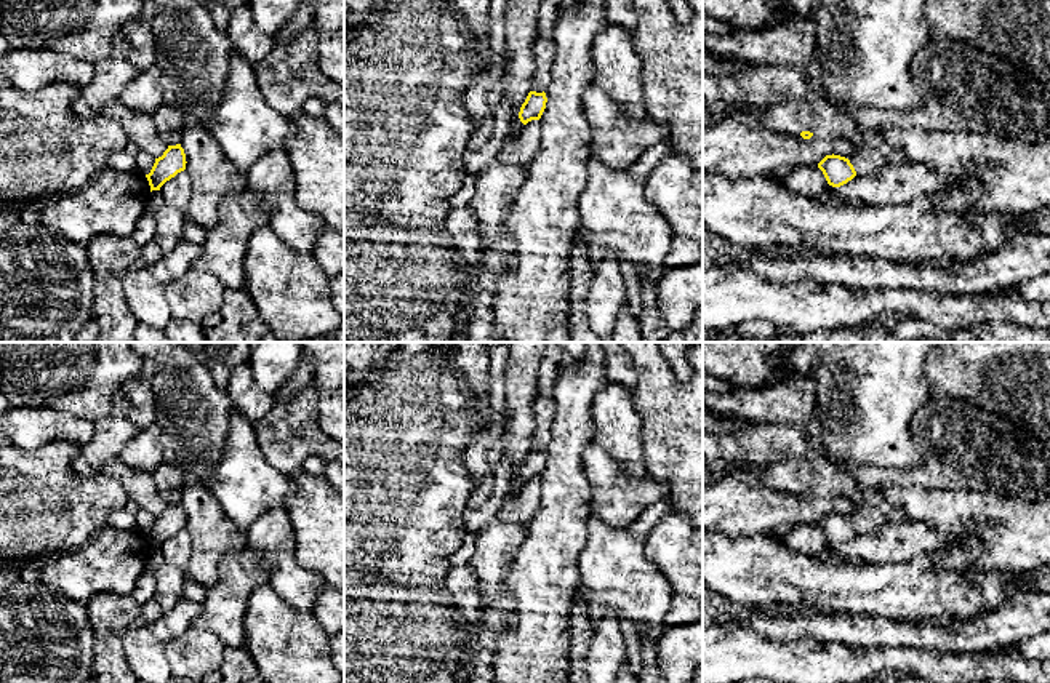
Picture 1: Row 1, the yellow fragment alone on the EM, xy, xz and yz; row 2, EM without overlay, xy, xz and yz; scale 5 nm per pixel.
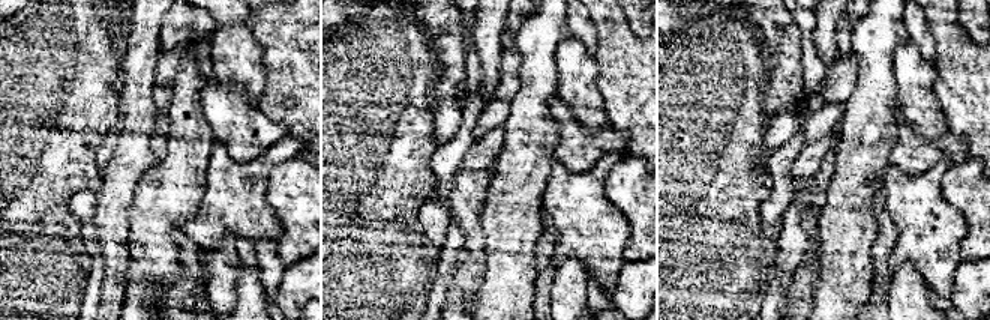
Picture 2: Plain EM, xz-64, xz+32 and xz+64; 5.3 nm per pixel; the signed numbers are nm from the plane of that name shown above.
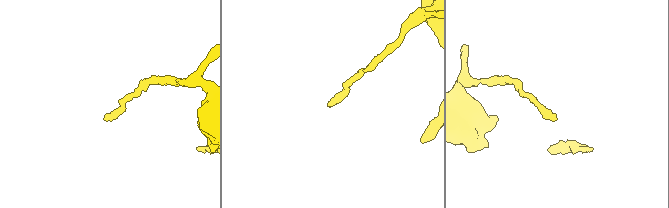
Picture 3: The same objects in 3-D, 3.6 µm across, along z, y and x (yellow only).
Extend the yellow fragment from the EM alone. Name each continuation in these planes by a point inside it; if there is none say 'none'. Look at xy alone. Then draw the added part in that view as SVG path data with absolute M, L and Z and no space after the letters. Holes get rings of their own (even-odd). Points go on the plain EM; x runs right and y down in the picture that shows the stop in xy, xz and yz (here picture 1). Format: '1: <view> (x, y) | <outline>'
none

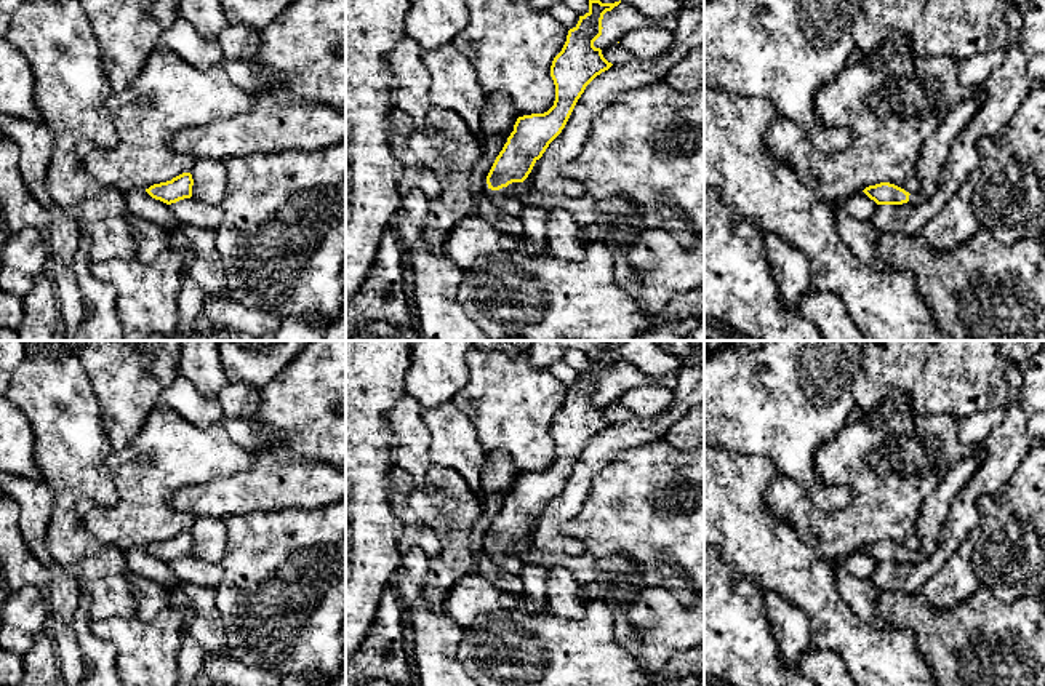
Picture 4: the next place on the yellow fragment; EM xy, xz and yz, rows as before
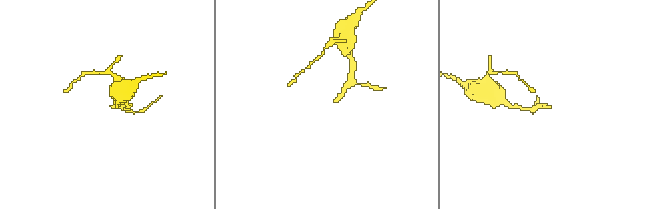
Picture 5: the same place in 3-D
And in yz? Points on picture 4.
1: yz (933, 512) | M981 445L976 456L955 462L941 478L938 489L927 497L917 526L919 547L909 553L909 561L922 563L936 550L939 529L952 499L968 483L983 459L984 446Z

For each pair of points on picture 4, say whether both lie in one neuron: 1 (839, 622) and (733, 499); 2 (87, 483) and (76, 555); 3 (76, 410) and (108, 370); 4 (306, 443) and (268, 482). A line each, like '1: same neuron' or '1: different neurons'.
1: same neuron
2: same neuron
3: different neurons
4: different neurons

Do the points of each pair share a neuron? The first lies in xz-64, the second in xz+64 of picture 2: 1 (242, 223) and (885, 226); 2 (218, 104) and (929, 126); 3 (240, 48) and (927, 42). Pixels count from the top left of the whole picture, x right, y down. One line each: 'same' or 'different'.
1: different
2: different
3: different

